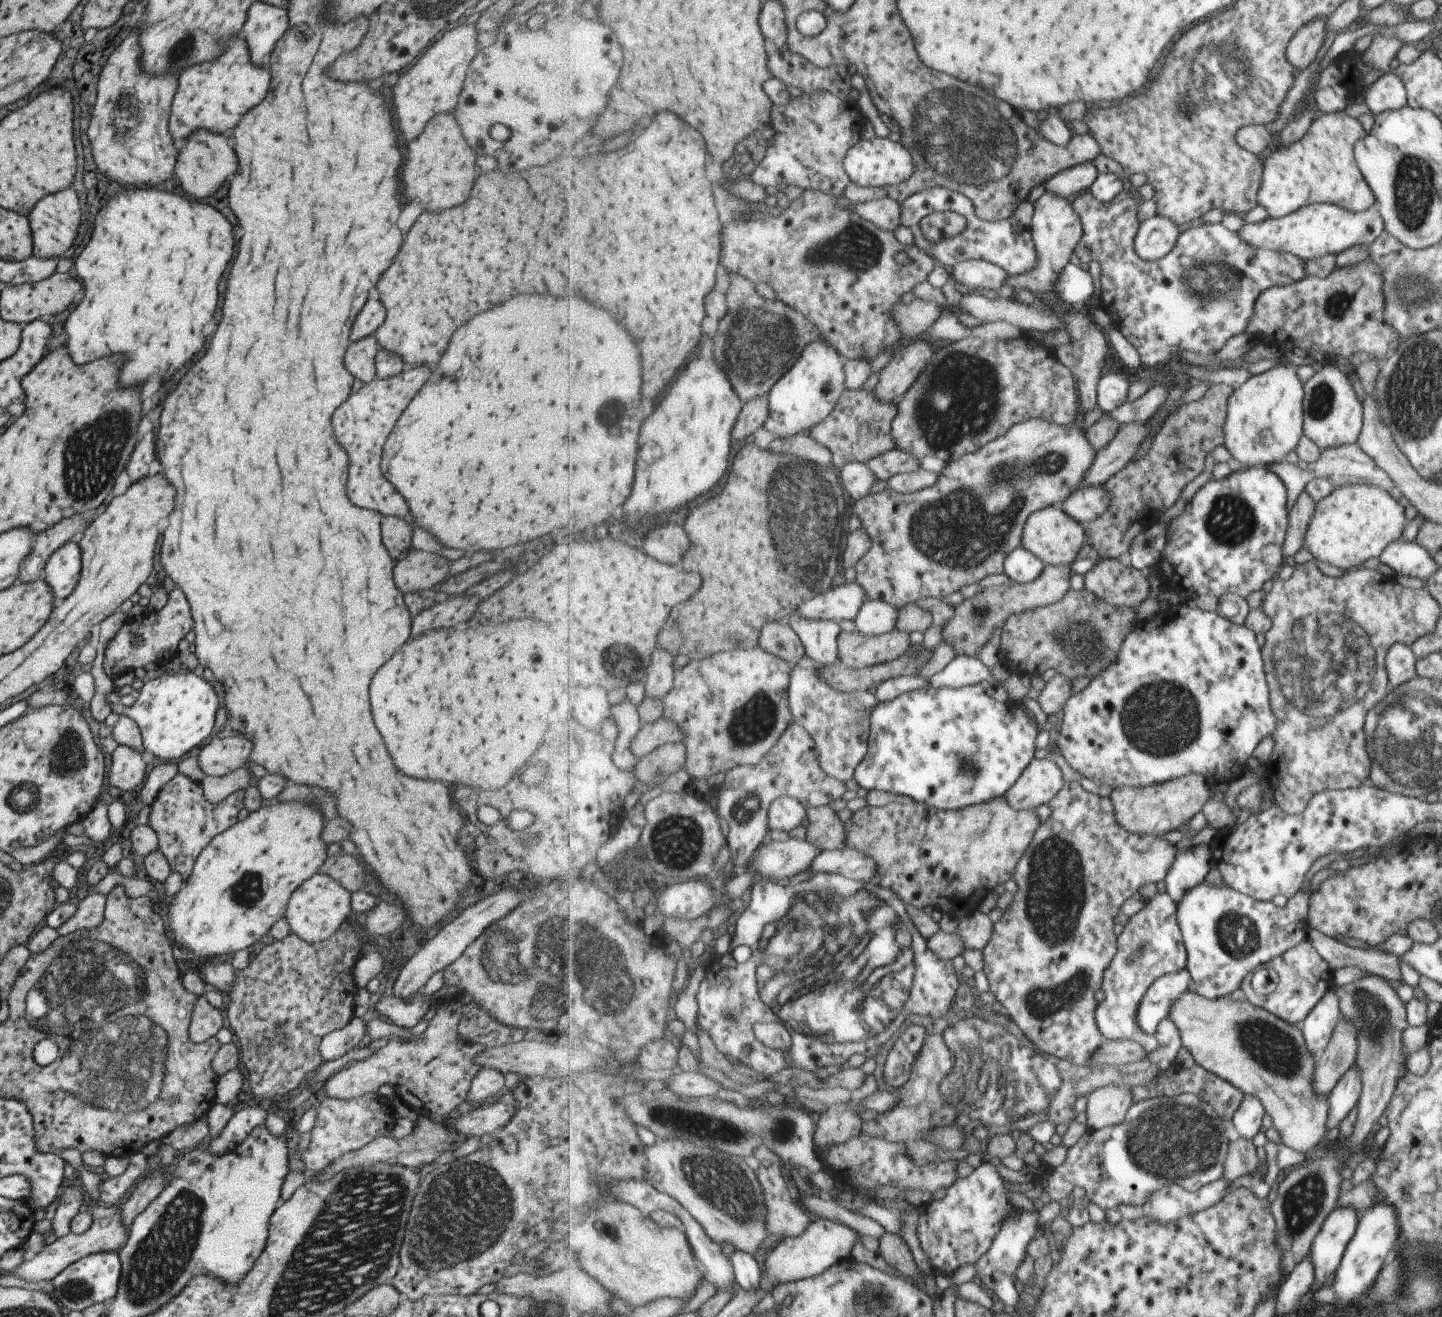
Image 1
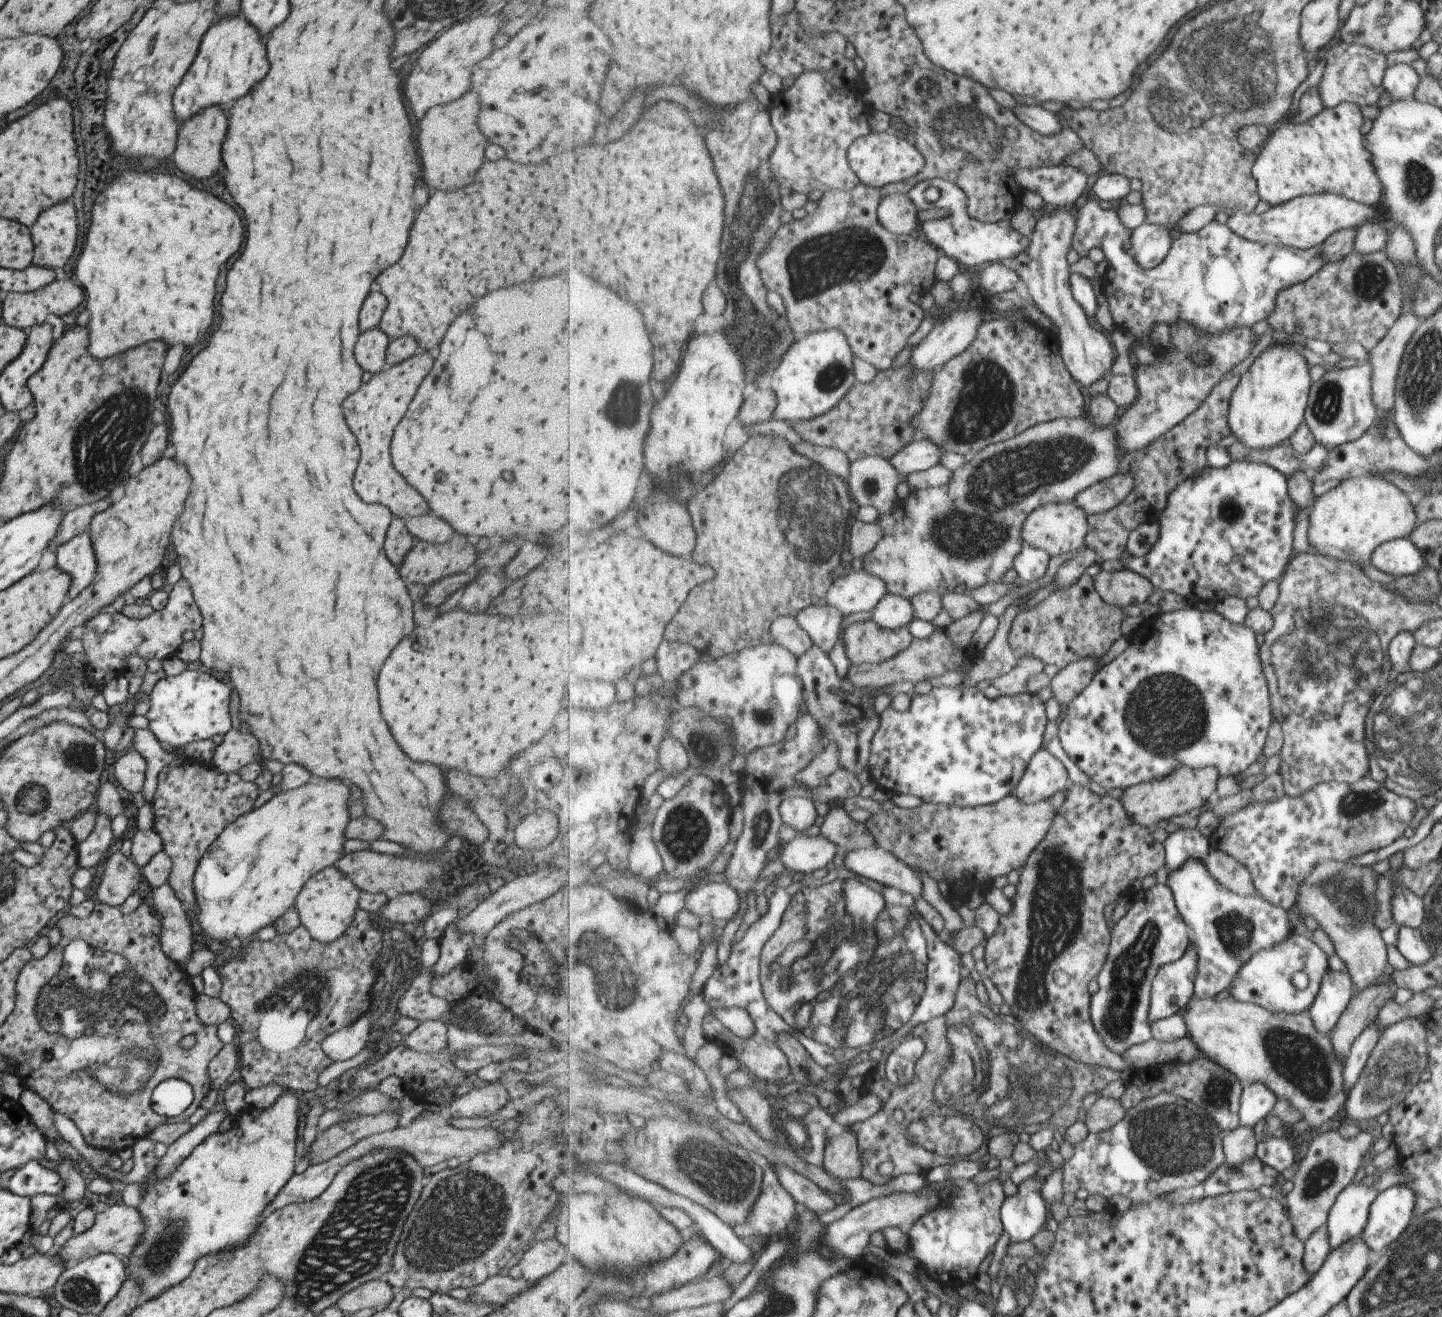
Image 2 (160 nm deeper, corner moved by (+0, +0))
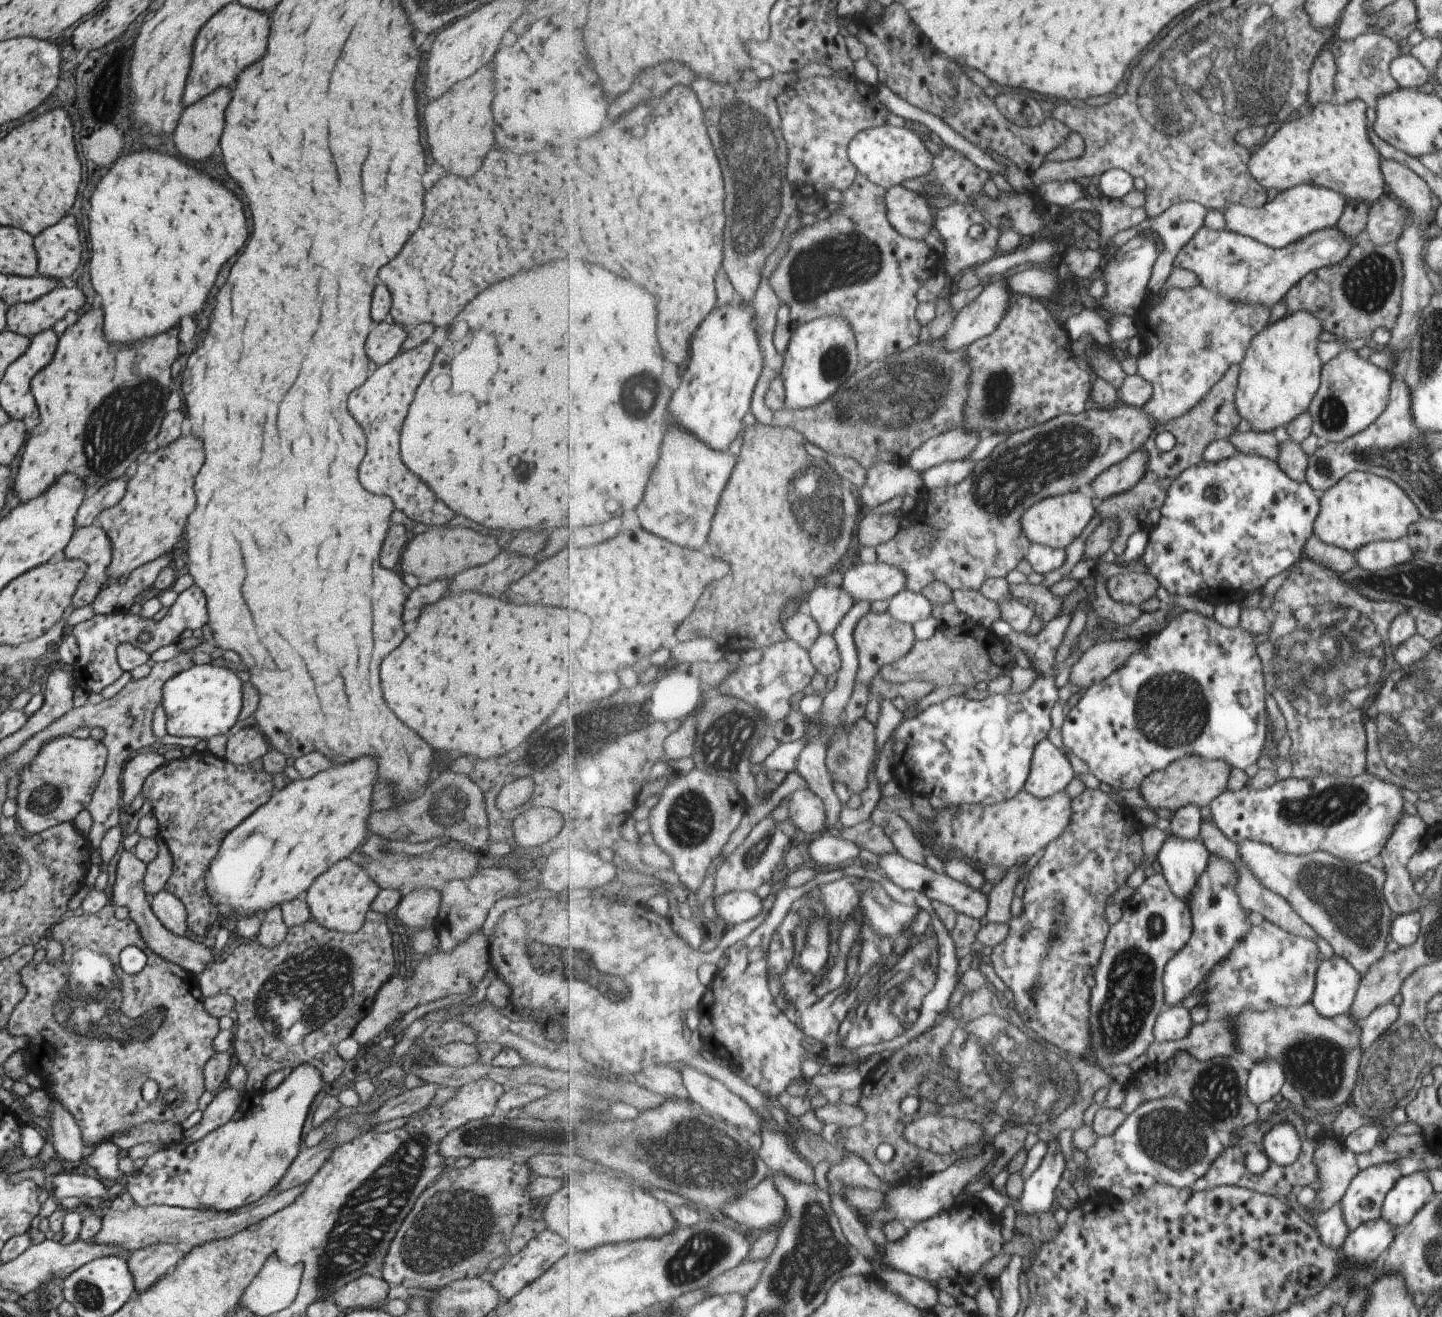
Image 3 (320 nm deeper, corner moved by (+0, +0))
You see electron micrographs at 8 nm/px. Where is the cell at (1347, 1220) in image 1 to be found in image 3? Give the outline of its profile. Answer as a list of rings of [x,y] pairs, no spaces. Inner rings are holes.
[[[1392,1162],[1358,1171],[1339,1200],[1350,1232],[1360,1224],[1380,1217],[1383,1197],[1399,1177],[1399,1168]]]

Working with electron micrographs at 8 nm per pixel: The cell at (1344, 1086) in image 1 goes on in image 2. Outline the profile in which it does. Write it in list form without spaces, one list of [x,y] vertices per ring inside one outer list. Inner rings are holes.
[[[1373,1022],[1365,1027],[1360,1035],[1357,1036],[1355,1042],[1350,1044],[1348,1055],[1344,1060],[1343,1079],[1344,1090],[1347,1094],[1348,1090],[1355,1084],[1361,1070],[1365,1066],[1366,1060],[1376,1045],[1377,1039],[1380,1037],[1380,1028]]]

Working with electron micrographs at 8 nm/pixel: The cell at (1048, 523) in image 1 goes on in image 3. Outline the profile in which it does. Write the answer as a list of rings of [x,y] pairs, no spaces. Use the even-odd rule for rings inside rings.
[[[1079,491],[1057,495],[1042,500],[1025,512],[1022,527],[1032,543],[1041,543],[1055,548],[1069,546],[1077,536],[1083,534],[1083,530],[1092,522],[1096,515],[1097,502],[1095,499],[1085,496]]]

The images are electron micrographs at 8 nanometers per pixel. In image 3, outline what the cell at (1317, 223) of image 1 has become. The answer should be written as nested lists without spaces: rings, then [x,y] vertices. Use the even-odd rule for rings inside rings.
[[[1297,185],[1279,191],[1272,200],[1262,207],[1246,207],[1232,204],[1223,210],[1228,229],[1232,233],[1245,235],[1271,248],[1278,249],[1295,243],[1305,235],[1322,228],[1333,227],[1340,220],[1341,210],[1346,204],[1341,193],[1313,185]]]

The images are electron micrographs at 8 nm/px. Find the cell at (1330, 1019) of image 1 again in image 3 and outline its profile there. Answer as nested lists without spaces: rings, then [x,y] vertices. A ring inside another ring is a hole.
[[[1334,954],[1322,959],[1321,972],[1317,972],[1317,996],[1313,996],[1311,1004],[1327,1018],[1349,1013],[1360,978],[1344,958]]]

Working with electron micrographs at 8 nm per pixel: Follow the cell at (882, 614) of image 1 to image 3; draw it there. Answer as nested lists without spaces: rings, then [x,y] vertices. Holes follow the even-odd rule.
[[[905,589],[890,600],[887,610],[895,620],[914,625],[916,622],[931,617],[933,606],[931,600],[922,592]]]

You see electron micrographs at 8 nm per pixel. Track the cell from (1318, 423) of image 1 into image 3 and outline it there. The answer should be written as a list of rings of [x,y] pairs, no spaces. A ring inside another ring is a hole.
[[[1343,349],[1323,366],[1320,388],[1309,403],[1312,432],[1321,442],[1338,443],[1364,430],[1384,412],[1388,404],[1393,374],[1357,356],[1353,349]]]

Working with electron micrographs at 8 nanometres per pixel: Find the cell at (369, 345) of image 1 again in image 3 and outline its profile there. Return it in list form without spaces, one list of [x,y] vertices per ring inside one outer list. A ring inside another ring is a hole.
[[[381,320],[379,324],[375,324],[375,328],[369,332],[365,340],[365,354],[375,364],[383,364],[391,360],[399,352],[406,332],[407,330],[403,330],[399,324]]]

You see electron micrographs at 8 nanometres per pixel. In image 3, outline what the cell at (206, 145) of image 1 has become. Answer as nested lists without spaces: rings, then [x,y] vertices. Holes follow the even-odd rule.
[[[215,88],[211,94],[206,94],[201,100],[197,100],[195,104],[191,104],[183,110],[183,114],[177,122],[177,128],[173,132],[173,142],[181,156],[201,162],[213,152],[213,148],[219,142],[221,130],[223,130],[223,110],[229,104],[229,100],[231,100],[231,96],[229,96],[227,88]]]

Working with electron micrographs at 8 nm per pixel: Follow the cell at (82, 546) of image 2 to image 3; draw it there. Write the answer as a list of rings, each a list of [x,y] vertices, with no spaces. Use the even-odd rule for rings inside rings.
[[[97,523],[75,528],[63,553],[66,559],[81,559],[86,564],[85,574],[70,604],[74,609],[87,606],[103,587],[111,583],[106,573],[112,557],[109,539]]]

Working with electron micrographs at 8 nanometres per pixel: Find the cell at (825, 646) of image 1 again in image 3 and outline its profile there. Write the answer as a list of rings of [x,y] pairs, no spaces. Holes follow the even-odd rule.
[[[829,584],[813,590],[806,611],[819,623],[822,634],[834,633],[855,603],[856,598],[842,585]]]

